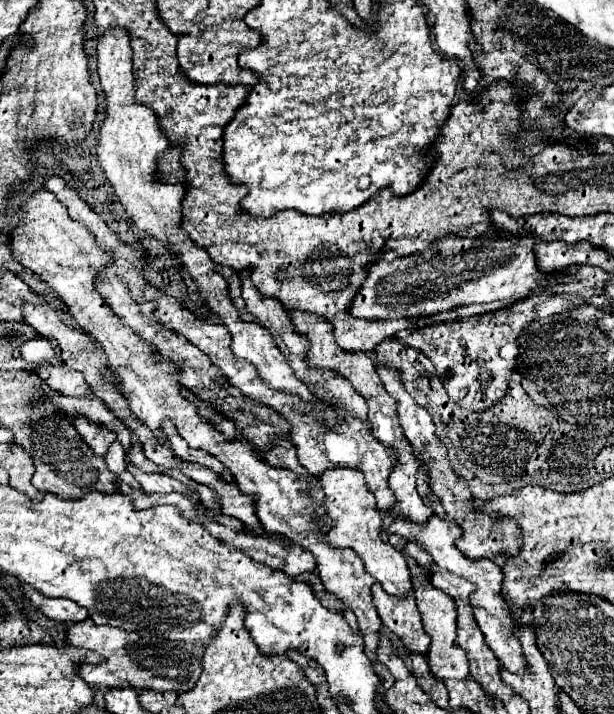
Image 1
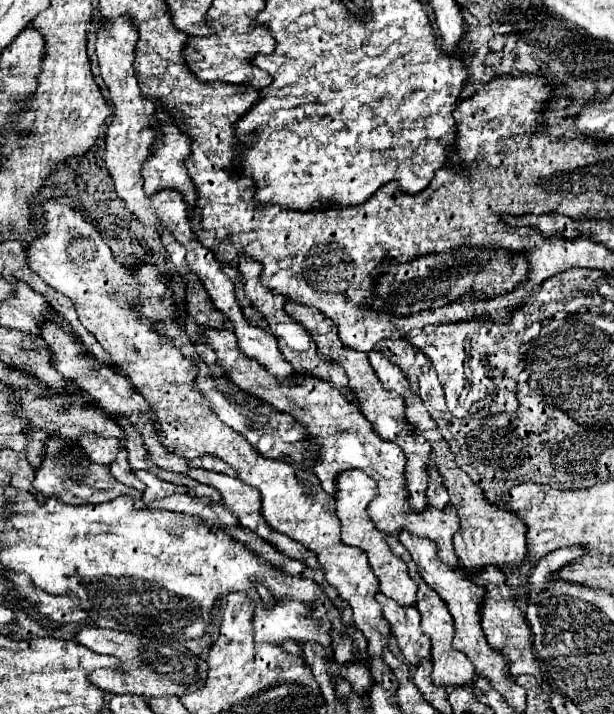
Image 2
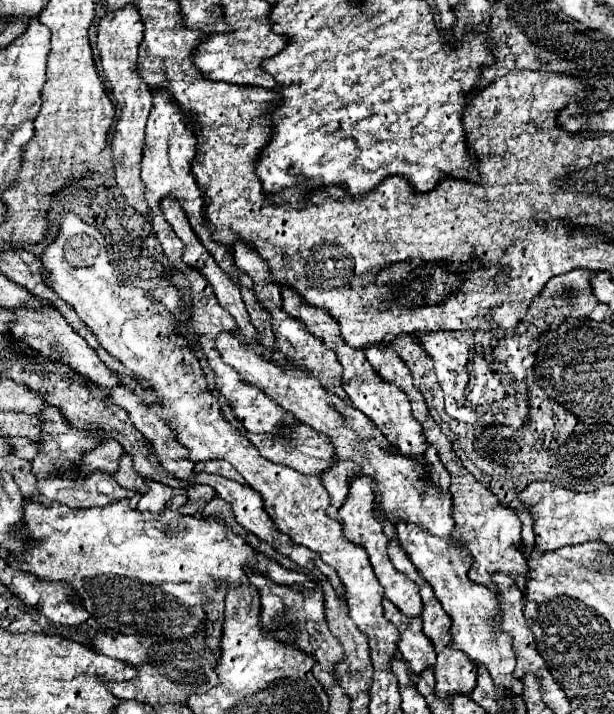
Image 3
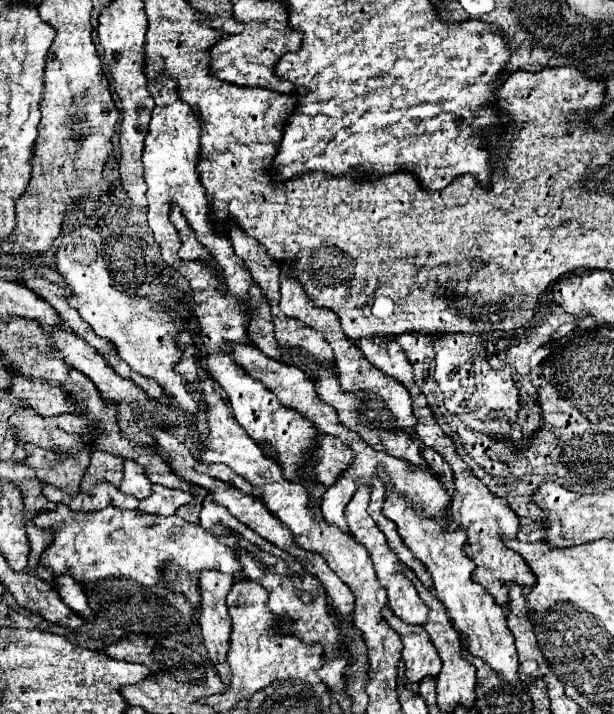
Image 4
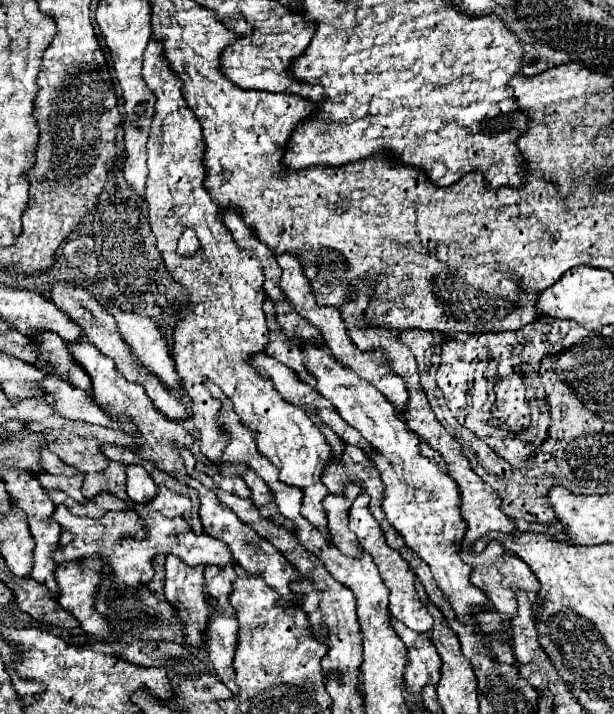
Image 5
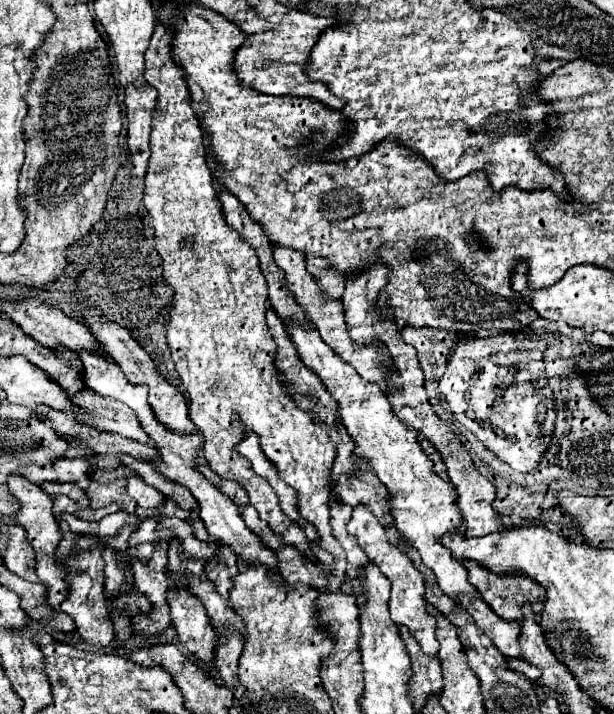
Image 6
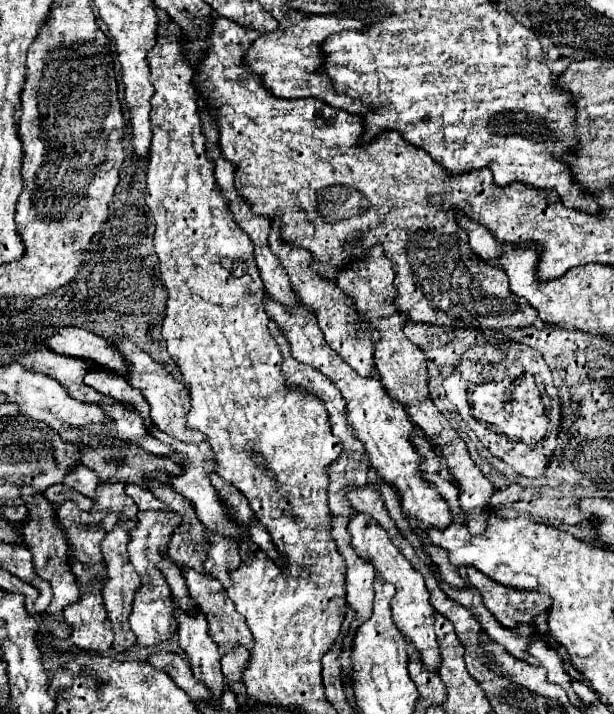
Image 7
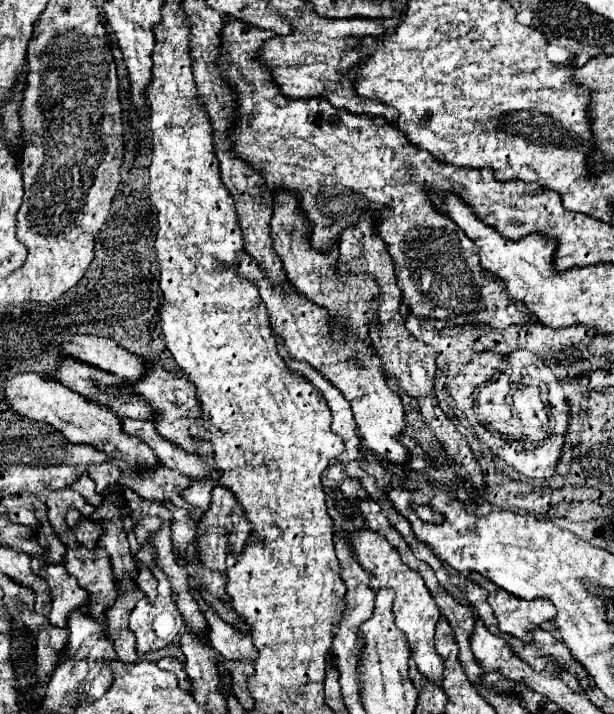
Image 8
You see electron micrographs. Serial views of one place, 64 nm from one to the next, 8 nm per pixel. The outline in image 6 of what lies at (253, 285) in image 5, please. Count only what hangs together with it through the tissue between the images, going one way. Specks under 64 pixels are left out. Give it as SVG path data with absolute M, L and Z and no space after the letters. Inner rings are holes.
M156 28L144 56L144 78L158 90L150 134L152 156L144 180L144 204L154 220L154 240L162 258L164 278L176 290L166 340L176 372L190 396L188 416L204 436L202 452L210 468L220 478L240 482L260 518L266 520L268 526L286 540L286 544L294 544L302 554L314 558L308 548L306 534L280 510L276 492L270 484L252 470L246 458L234 454L234 444L242 440L244 430L258 434L260 448L266 458L278 468L280 478L298 492L300 516L316 526L320 544L334 554L336 574L332 576L328 568L324 568L324 572L330 578L330 590L338 590L344 582L346 554L332 536L328 524L330 470L336 450L328 438L328 430L324 426L316 426L310 412L300 410L278 384L278 372L274 366L276 344L266 326L268 298L258 256L254 248L244 244L224 220L222 204L216 196L212 174L206 164L202 128L190 108L184 72L170 58L170 42L172 34ZM188 236L194 238L194 244L180 246ZM232 412L240 416L242 424L232 424Z

